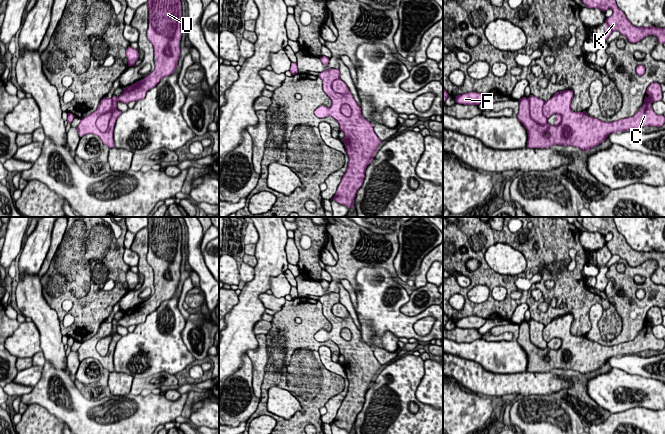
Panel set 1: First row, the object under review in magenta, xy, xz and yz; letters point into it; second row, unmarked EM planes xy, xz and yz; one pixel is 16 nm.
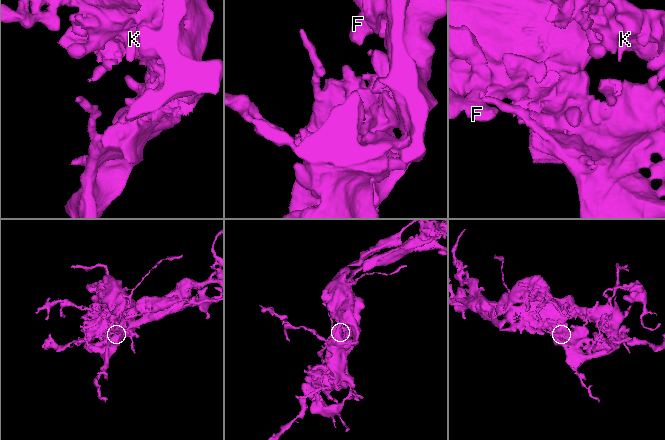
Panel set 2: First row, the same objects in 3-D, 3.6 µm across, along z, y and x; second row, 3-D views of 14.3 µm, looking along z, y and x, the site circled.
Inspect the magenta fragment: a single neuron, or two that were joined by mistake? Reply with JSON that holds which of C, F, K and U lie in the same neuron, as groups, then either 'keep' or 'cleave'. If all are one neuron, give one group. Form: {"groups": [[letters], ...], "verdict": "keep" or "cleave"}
{"groups": [["C", "F", "K", "U"]], "verdict": "keep"}

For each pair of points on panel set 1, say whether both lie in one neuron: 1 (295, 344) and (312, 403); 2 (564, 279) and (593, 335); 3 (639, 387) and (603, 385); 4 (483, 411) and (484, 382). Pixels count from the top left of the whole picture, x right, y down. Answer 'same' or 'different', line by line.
1: same
2: different
3: same
4: different

